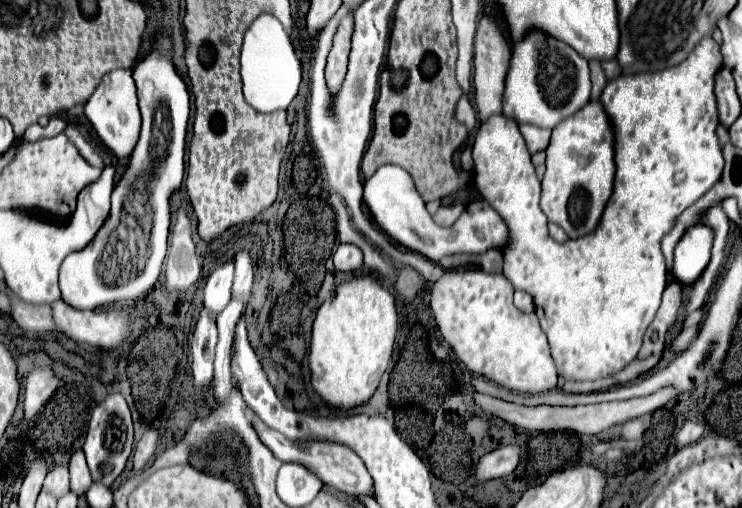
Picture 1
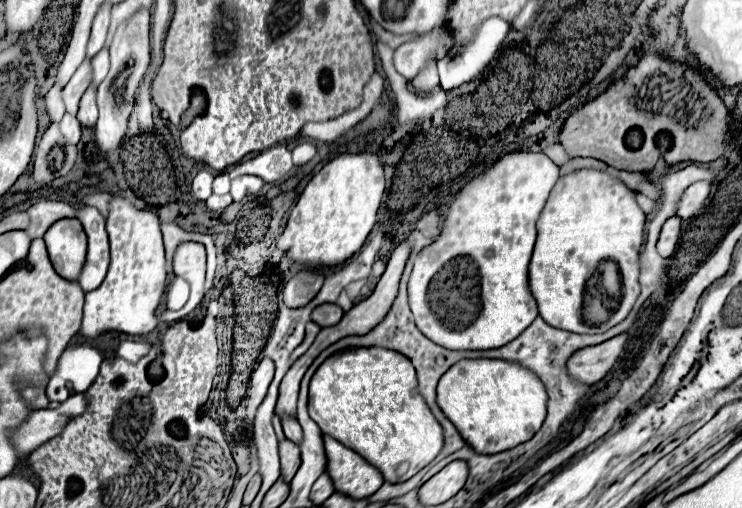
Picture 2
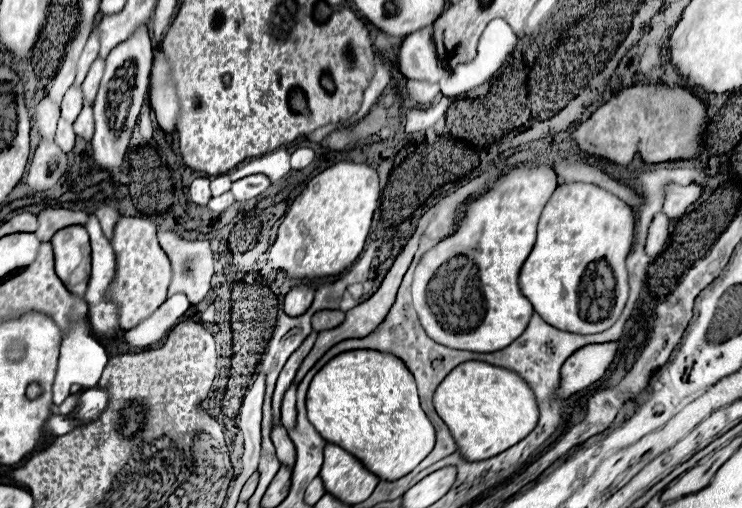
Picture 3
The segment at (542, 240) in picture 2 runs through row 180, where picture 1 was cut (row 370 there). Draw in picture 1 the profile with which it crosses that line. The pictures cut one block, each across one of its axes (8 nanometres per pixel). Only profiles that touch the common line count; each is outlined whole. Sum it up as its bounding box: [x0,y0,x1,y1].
[472,36,724,382]

